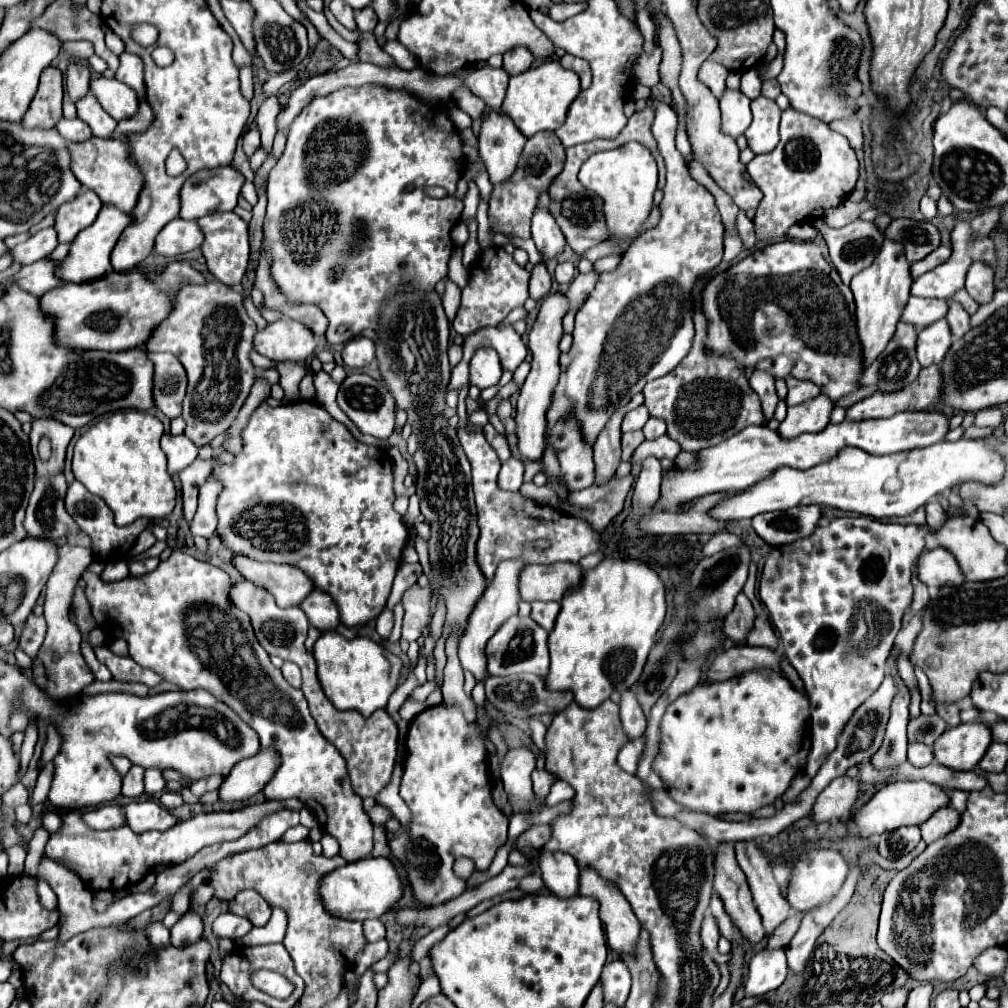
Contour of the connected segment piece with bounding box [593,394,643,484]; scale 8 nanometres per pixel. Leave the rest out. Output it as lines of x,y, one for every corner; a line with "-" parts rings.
635,394
635,398
631,398
631,402
627,406
623,406
623,410
617,410
611,418
611,422
607,422
605,430
599,434
593,452
595,452
595,482
603,484
607,482
619,462
621,462
621,420
625,416
625,412
637,408
643,404
643,394

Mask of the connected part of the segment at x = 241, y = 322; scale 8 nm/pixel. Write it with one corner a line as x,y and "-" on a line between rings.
217,280
205,284
187,282
175,294
171,314
145,342
147,352
169,352
177,356
187,370
189,386
181,416
187,424
185,436
191,438
195,446
205,446
223,434
243,406
255,380
255,368
249,360
255,332
255,322
247,316
241,294

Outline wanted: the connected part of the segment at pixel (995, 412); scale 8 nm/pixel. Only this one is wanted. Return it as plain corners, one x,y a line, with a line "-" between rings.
987,408
987,410
981,410
975,414
975,426
999,426
1003,422
1003,412
1001,408

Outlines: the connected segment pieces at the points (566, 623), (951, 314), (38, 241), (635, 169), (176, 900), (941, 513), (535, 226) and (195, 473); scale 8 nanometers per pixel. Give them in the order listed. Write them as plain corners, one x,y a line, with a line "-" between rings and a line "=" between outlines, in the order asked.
605,558
595,568
583,570
583,582
563,596
561,612
549,634
551,670
545,686
573,692
583,708
599,706
613,690
629,690
643,670
665,612
665,586
649,566
=
951,302
949,312
947,312
947,322
951,326
951,332
955,338
961,338
971,326
969,326
969,314
963,310
963,306
959,306
959,302
=
45,228
45,230
39,230
37,234
33,234
27,242
15,246
11,250
15,262
21,262
21,264
31,264
31,262
37,262
41,258
45,258
47,254
51,254
57,246
57,234
55,234
55,228
=
637,142
623,144
615,150
593,154
579,172
579,182
587,186
587,190
595,192
605,200
603,210
607,216
607,226
613,242
627,240
637,236
639,226
651,212
653,192
657,188
657,164
649,150
=
185,882
185,884
181,886
181,890
173,896
171,910
181,915
185,914
185,912
189,910
189,894
191,894
191,892
193,892
191,884
=
931,500
925,504
925,510
927,510
927,524
933,528
933,530
939,530
943,526
943,522
947,520
947,512
941,508
941,504
937,500
=
539,208
535,210
531,232
533,232
533,242
543,260
557,260
563,254
565,238
549,210
539,210
=
199,458
183,472
179,472
183,494
183,516
187,522
191,522
197,510
197,486
205,482
209,472
211,472
211,460
199,460

